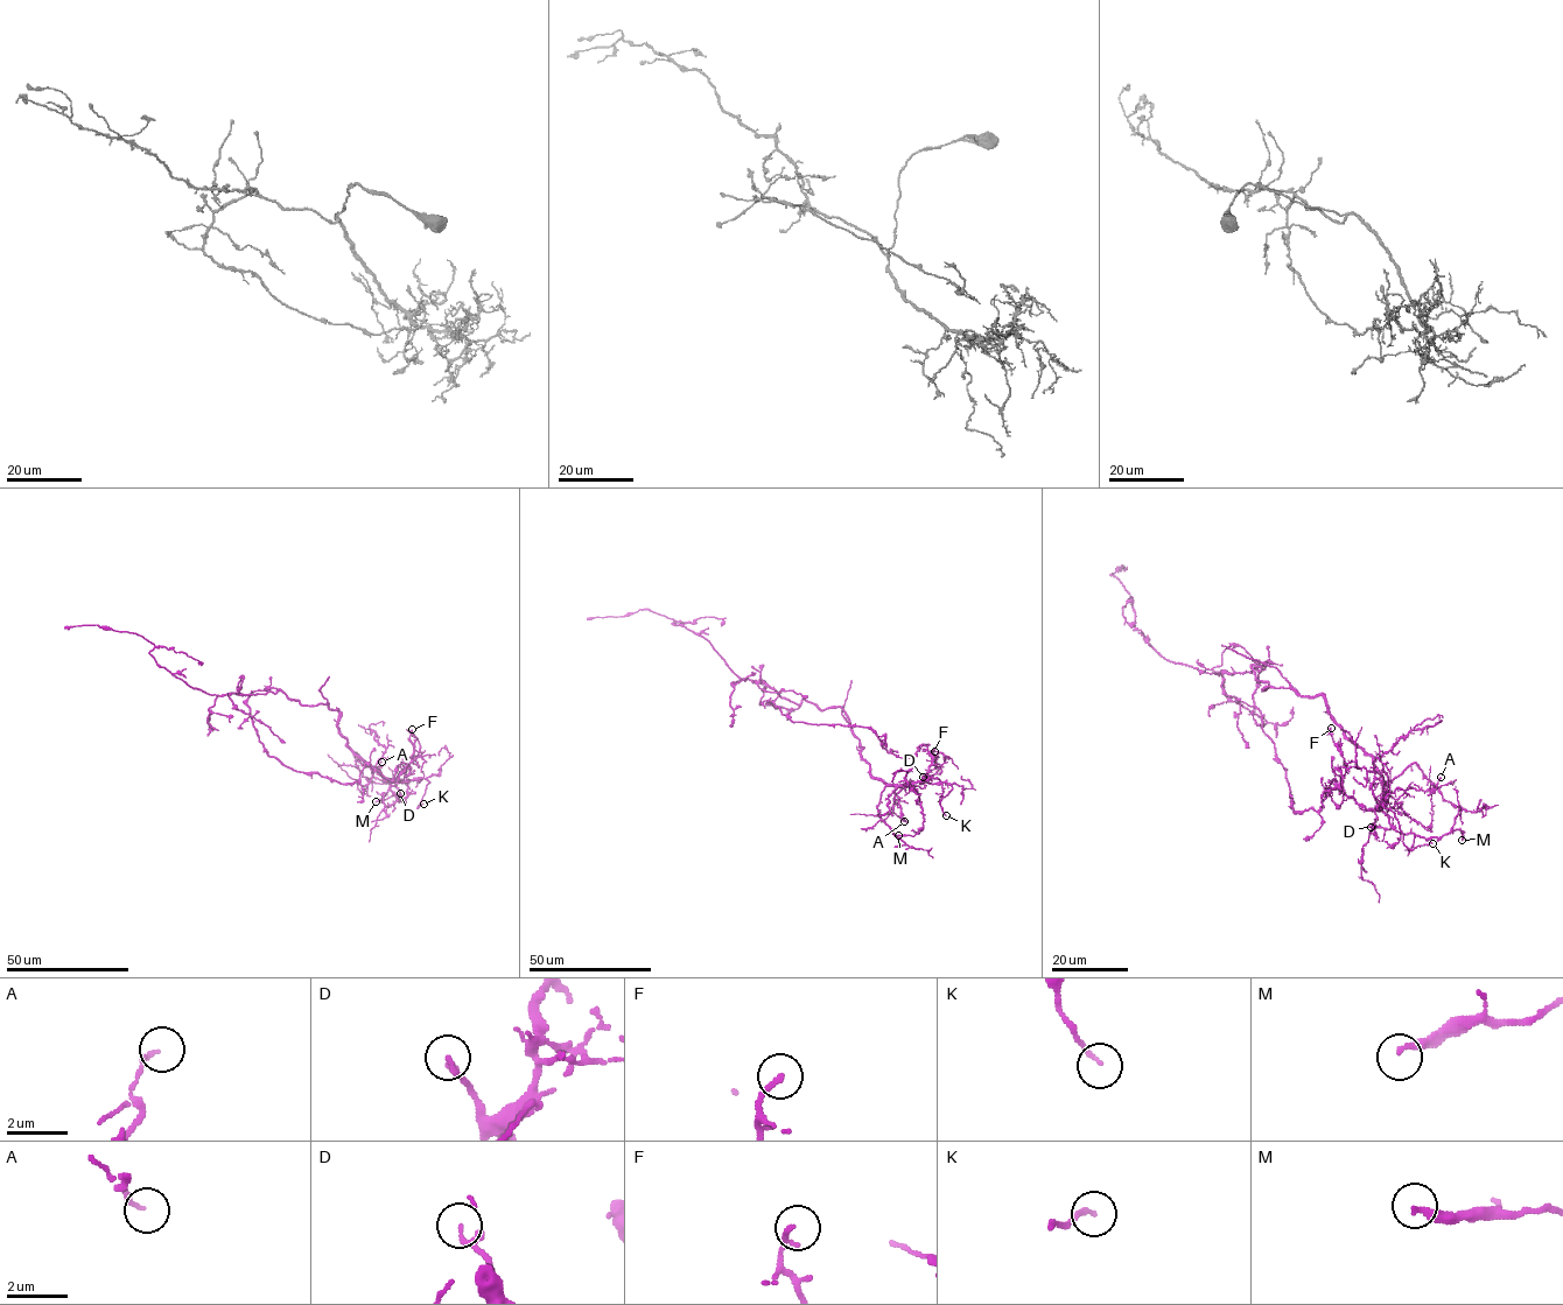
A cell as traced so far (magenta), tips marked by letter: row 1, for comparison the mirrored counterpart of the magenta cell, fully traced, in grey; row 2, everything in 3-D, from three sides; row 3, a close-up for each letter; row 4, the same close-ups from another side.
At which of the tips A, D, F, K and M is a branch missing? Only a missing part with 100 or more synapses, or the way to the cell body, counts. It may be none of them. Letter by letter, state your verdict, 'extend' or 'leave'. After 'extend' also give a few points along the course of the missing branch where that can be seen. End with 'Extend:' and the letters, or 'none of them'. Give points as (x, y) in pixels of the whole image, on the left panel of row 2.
A: leave
D: leave
F: leave
K: leave
M: leave
Extend: none of them

